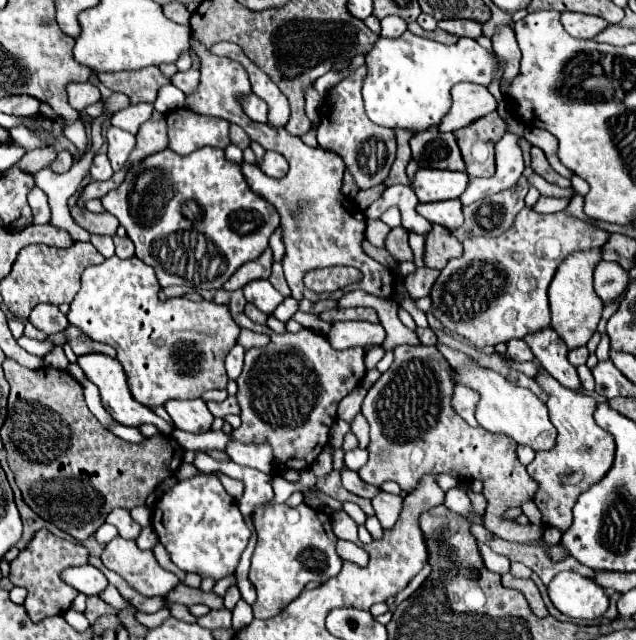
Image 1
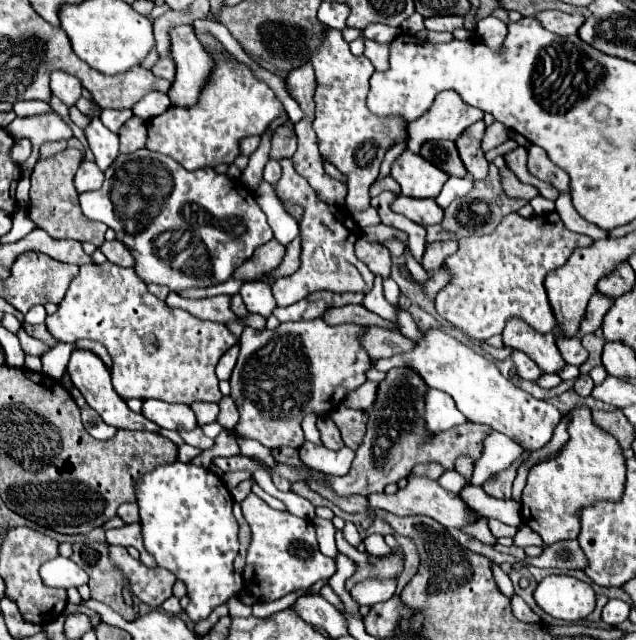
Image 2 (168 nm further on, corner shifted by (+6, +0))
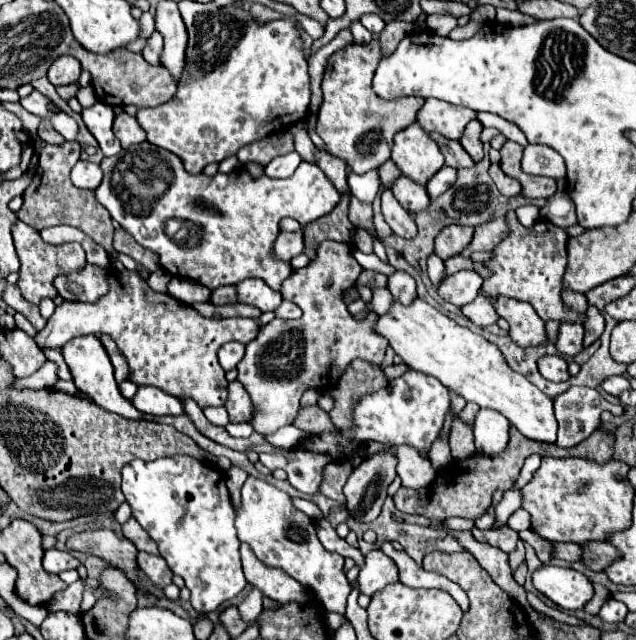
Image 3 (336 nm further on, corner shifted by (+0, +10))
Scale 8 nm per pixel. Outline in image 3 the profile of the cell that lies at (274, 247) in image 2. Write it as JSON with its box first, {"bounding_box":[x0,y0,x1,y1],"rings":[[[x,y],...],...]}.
{"bounding_box":[275,230,305,260],"rings":[[[303,230],[299,232],[281,232],[275,240],[275,256],[283,260],[291,260],[293,256],[301,254],[305,248],[303,244]]]}

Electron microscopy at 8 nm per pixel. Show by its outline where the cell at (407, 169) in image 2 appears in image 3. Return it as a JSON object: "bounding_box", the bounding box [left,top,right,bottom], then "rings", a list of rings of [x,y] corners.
{"bounding_box":[391,122,445,184],"rings":[[[417,122],[395,136],[391,160],[405,176],[419,184],[425,184],[445,164],[437,142]]]}

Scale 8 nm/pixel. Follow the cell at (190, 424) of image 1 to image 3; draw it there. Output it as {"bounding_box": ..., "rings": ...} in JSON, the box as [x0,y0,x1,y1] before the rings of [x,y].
{"bounding_box":[131,386,183,416],"rings":[[[139,386],[131,404],[149,416],[167,416],[167,414],[183,414],[183,406],[179,398],[155,388],[155,386]]]}

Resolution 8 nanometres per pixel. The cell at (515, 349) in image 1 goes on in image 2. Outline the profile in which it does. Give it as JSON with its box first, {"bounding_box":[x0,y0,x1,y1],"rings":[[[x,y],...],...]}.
{"bounding_box":[511,350,543,380],"rings":[[[513,350],[511,352],[511,360],[513,360],[513,364],[515,364],[515,368],[517,368],[517,374],[521,376],[521,378],[525,378],[525,380],[537,380],[543,372],[539,370],[539,366],[531,360],[531,358],[527,358],[527,354],[525,352],[519,352],[519,350]]]}

